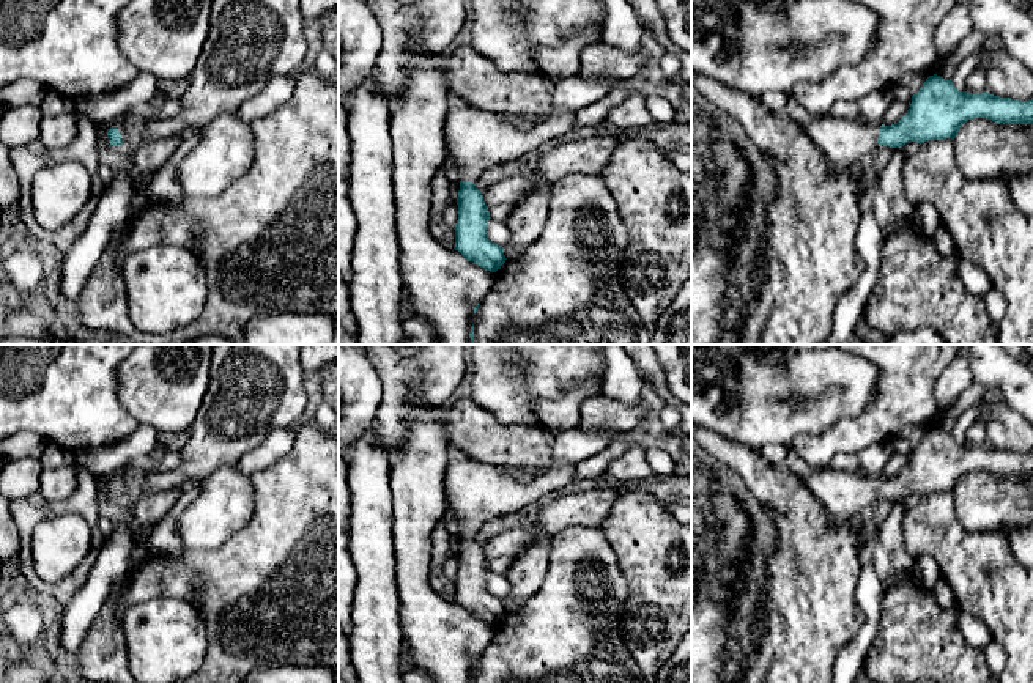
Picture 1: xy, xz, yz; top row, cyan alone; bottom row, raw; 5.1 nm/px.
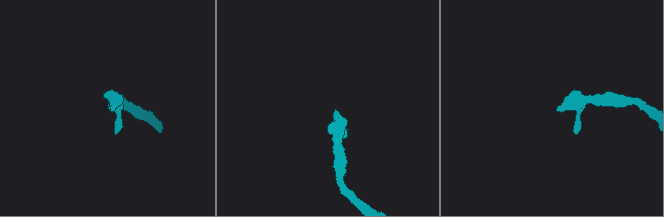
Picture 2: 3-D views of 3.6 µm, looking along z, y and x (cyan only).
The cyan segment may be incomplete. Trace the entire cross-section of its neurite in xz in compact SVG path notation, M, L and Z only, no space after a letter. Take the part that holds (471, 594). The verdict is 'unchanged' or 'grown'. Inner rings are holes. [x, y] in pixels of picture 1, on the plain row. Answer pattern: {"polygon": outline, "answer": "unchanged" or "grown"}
{"polygon": "M452 455L446 466L444 493L447 513L460 526L457 549L458 573L455 576L455 603L468 614L496 625L505 615L504 600L487 589L491 571L482 545L476 537L480 527L499 516L526 508L575 482L576 464L557 464L535 482L521 483L502 466L480 464L460 455Z", "answer": "grown"}

